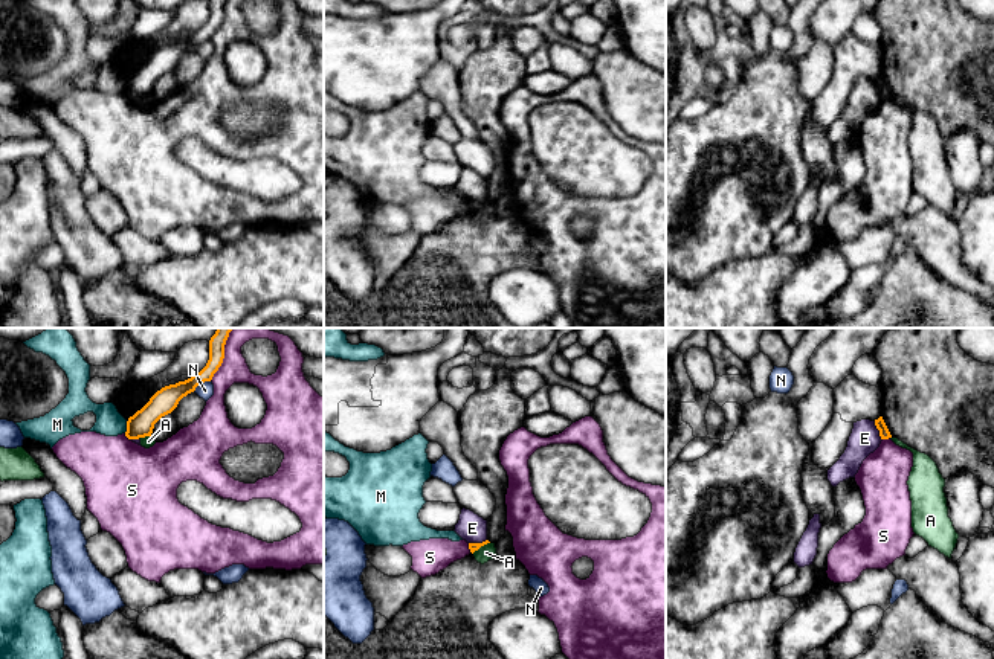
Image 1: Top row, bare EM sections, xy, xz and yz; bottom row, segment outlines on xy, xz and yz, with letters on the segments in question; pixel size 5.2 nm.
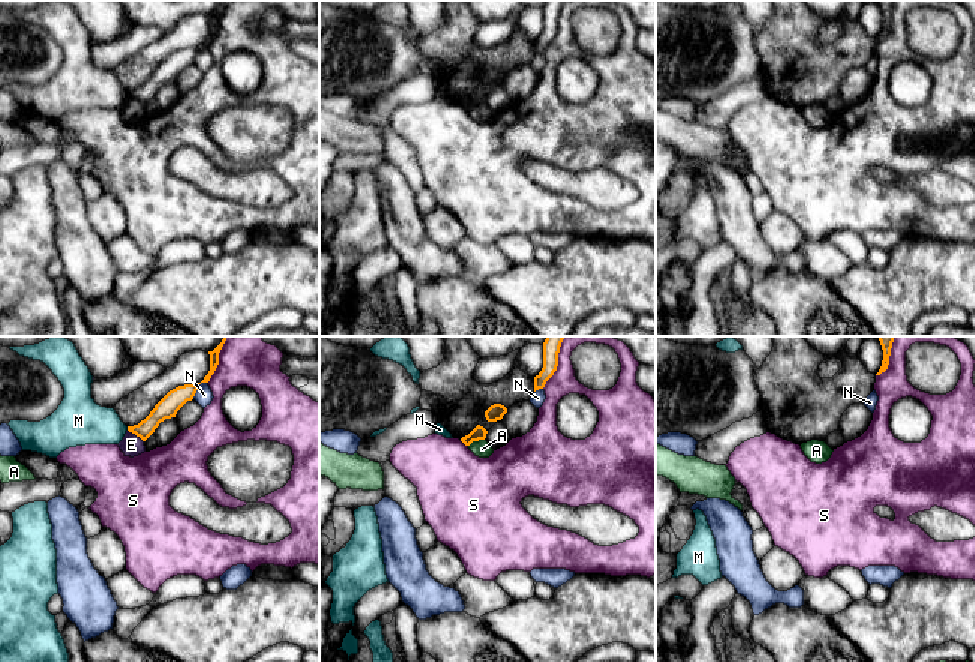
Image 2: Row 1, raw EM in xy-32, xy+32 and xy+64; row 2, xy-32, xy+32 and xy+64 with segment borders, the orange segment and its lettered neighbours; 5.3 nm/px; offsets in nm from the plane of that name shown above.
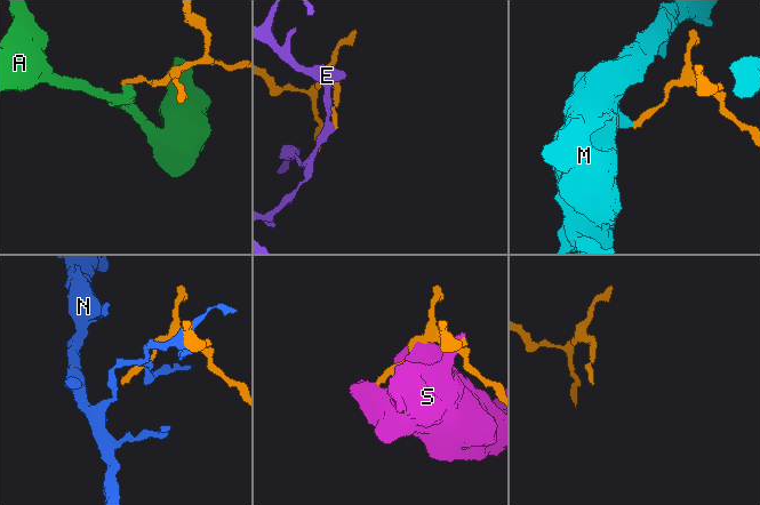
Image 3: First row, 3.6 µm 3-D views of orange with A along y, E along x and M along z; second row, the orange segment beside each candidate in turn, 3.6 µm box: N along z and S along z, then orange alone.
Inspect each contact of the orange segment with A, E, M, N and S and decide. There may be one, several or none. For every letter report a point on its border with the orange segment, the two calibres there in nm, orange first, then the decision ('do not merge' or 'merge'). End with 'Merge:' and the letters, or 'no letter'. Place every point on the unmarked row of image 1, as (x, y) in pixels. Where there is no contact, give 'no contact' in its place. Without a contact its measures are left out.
A: meets orange in xy at (144, 95); 140 nm thick on the orange side, 60 nm on the other; do not merge
E: meets orange in yz at (878, 87); 60 nm thick on the orange side, 160 nm on the other; do not merge
M: meets orange in xy at (127, 86); 140 nm thick on the orange side, 140 nm on the other; do not merge
N: meets orange in xy at (200, 41); 140 nm thick on the orange side, 90 nm on the other; do not merge
S: meets orange in xy at (222, 20); 80 nm thick on the orange side, 140 nm on the other; do not merge
Merge: no letter

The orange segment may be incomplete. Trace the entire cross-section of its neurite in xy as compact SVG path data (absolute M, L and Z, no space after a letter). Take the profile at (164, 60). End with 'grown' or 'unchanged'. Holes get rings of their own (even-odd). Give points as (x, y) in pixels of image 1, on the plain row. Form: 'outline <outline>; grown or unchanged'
outline M209 0L206 24L191 37L157 49L140 69L128 76L125 95L128 98L151 95L154 82L162 75L171 72L183 55L194 50L198 43L212 38L223 21L224 3L226 0Z; unchanged

